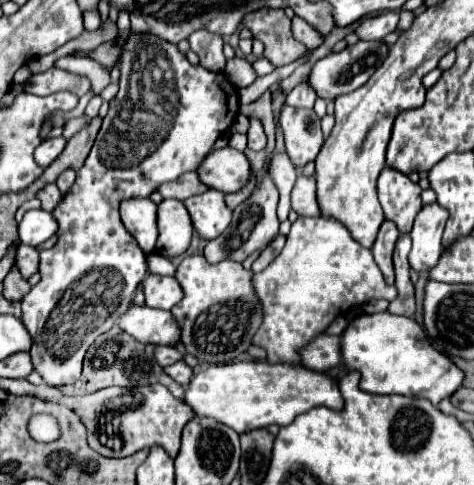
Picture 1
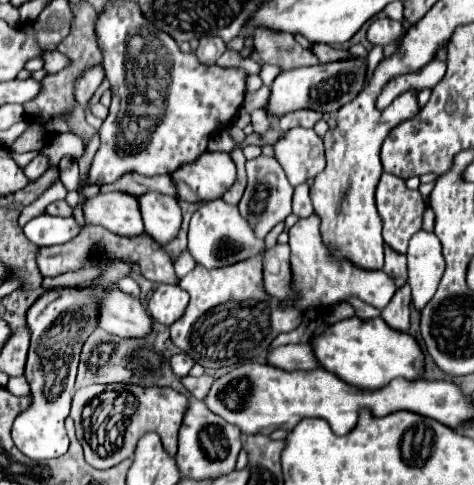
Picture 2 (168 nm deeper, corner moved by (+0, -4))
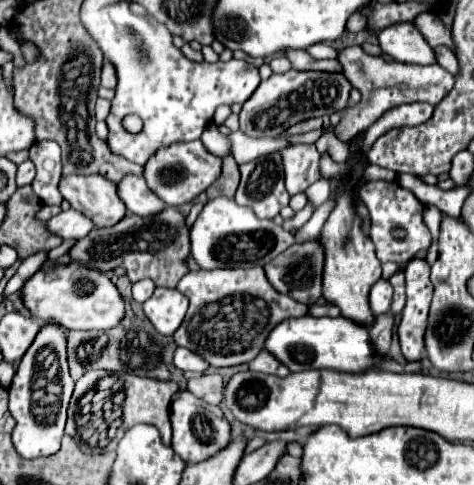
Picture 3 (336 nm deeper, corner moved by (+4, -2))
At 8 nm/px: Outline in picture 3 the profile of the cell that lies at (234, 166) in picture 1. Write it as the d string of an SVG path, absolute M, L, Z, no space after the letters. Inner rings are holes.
M200 140L196 142L176 142L158 150L144 166L144 180L150 190L166 204L166 206L180 206L192 202L198 194L202 194L222 170L222 158L210 154Z

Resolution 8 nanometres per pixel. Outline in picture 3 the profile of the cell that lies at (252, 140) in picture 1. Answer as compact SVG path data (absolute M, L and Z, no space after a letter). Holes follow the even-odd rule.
M280 152L256 158L240 166L240 186L236 190L236 202L250 206L258 218L274 218L280 208L288 206L288 192L284 188L284 166Z

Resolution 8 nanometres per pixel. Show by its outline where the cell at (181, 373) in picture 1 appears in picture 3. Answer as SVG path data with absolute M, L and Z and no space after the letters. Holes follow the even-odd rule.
M204 374L200 378L188 380L188 390L208 404L220 404L224 394L224 380L220 374Z

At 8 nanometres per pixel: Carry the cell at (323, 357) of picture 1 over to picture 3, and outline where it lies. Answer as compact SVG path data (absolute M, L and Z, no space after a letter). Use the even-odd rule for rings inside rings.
M262 350L262 352L248 364L248 368L250 368L250 370L256 370L256 372L262 372L262 374L274 374L274 376L280 376L280 378L284 378L284 376L290 374L290 370L288 370L284 364L276 362L276 358L274 358L272 354L268 354L266 350Z

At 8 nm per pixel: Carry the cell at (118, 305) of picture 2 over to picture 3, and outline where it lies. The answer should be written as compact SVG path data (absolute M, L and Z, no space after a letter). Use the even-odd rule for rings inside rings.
M80 262L56 264L32 274L18 290L24 308L42 322L56 322L66 330L108 330L124 316L124 302L108 274Z

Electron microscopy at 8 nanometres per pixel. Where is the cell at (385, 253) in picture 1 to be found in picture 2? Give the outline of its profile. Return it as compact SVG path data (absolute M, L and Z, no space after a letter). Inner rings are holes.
M384 248L384 268L382 268L394 284L400 288L406 282L406 256L400 252L392 252L392 248Z

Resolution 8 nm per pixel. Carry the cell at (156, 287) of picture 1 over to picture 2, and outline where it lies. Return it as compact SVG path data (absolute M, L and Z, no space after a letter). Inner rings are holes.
M158 284L158 288L154 290L148 302L148 312L156 322L170 326L174 320L182 316L184 308L188 306L188 300L190 300L188 292L184 292L180 286Z

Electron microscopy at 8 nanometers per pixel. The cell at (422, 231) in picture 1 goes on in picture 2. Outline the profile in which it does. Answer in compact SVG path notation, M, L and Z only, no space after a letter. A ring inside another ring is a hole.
M426 230L416 232L416 236L412 236L412 240L410 240L406 256L408 256L408 284L412 288L412 302L418 310L422 310L428 304L428 300L434 296L438 282L444 274L444 256L440 252L438 236L434 232L426 232Z

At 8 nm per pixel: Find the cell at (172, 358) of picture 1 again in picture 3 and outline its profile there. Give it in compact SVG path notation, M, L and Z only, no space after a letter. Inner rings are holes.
M176 348L174 364L180 370L192 370L192 372L206 372L210 368L210 364L204 362L204 358L200 358L198 354L190 352L188 348Z

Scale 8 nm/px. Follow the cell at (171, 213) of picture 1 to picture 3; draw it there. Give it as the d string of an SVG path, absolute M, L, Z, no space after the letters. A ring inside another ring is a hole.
M126 174L122 182L116 184L118 196L122 198L128 212L138 216L152 216L164 210L164 202L146 186L146 180L142 176Z

